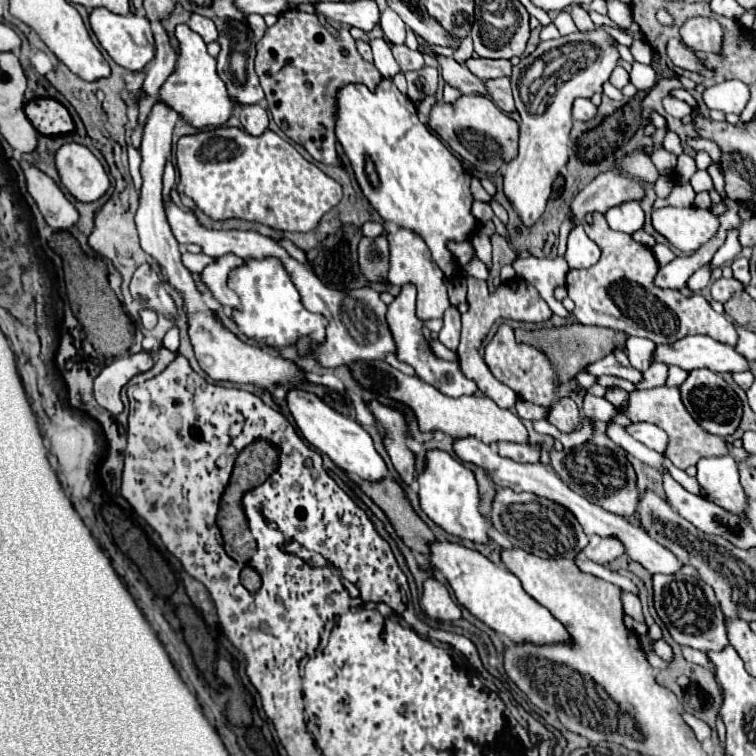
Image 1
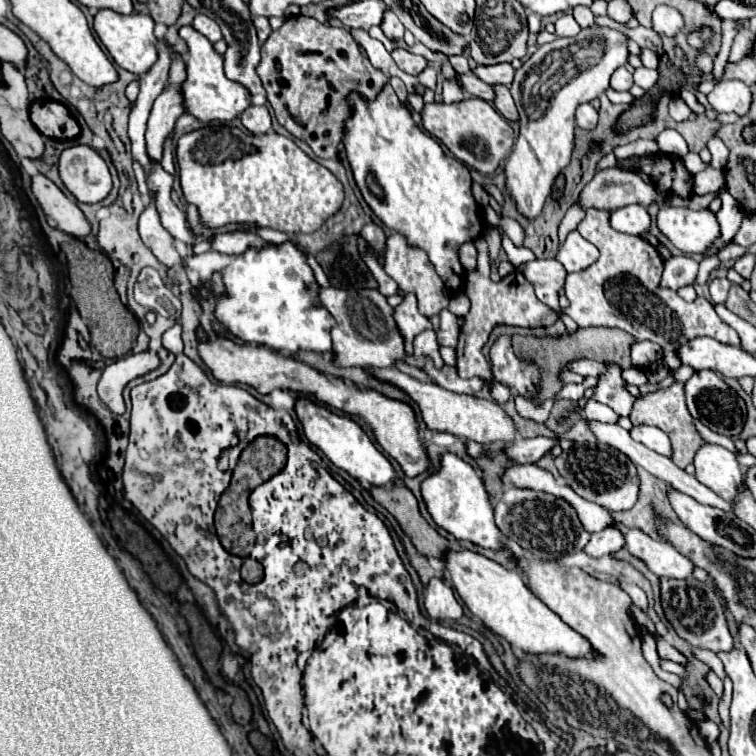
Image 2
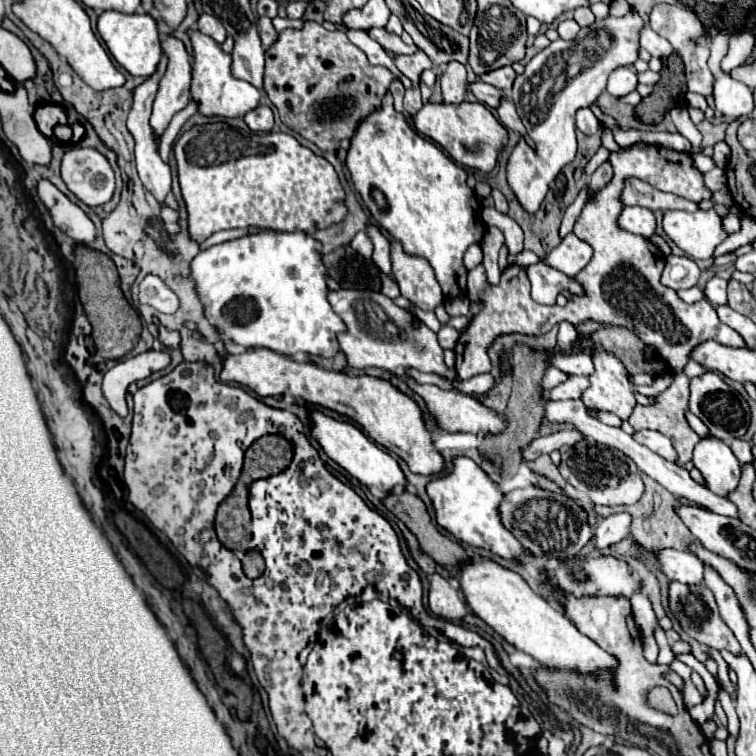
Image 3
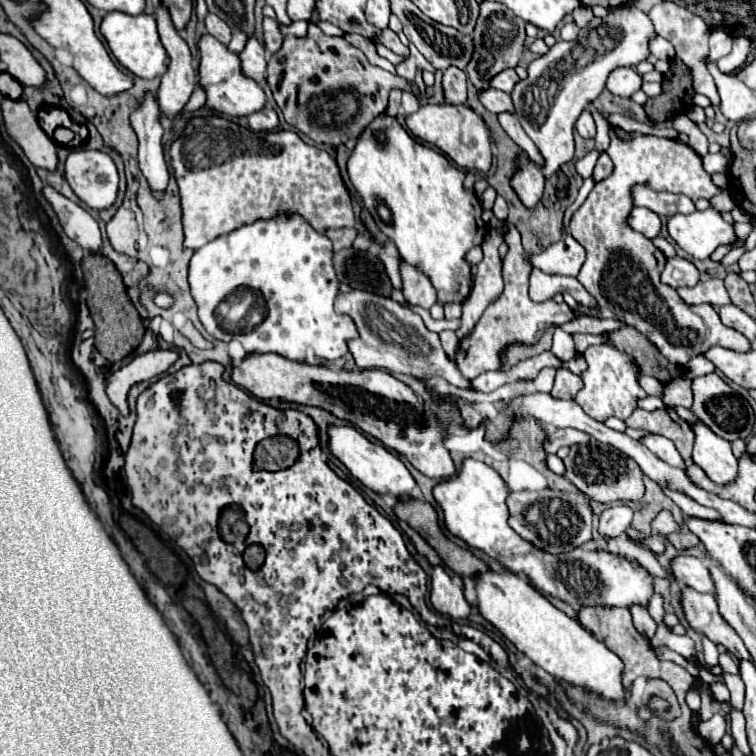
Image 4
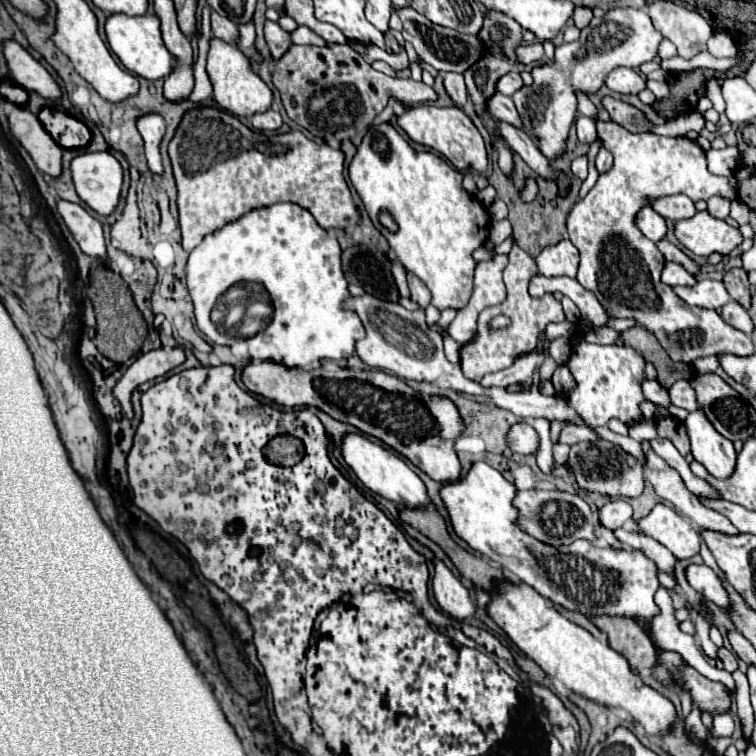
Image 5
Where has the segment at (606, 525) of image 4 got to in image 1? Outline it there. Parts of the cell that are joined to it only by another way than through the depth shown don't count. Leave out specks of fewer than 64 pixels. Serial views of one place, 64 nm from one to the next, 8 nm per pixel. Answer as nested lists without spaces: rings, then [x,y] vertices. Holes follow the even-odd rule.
[[[592,536],[588,546],[584,548],[584,554],[598,564],[604,562],[612,562],[614,558],[618,558],[620,554],[624,554],[624,544],[618,538],[602,538],[602,536]]]

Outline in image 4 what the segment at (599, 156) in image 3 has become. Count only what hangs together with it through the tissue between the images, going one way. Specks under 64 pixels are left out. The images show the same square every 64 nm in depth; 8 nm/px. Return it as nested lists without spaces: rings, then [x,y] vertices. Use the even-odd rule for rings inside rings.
[[[596,150],[588,152],[584,158],[576,160],[576,172],[582,176],[582,178],[590,178],[592,176],[592,170],[594,170],[594,164],[596,164],[596,156],[600,156]]]

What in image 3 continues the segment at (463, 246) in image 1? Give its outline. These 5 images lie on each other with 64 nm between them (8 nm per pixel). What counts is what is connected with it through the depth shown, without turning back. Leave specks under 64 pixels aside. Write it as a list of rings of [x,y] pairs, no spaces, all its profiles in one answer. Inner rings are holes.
[[[472,244],[472,248],[468,248],[466,254],[464,254],[464,266],[466,266],[468,270],[472,270],[472,268],[476,268],[480,262],[482,262],[480,244]]]

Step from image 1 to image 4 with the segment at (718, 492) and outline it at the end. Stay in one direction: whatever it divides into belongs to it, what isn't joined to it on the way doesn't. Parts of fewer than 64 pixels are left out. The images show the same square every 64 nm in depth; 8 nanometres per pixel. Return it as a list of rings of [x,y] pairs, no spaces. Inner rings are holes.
[[[704,422],[692,424],[694,432],[694,462],[708,474],[716,484],[730,484],[738,472],[738,460],[732,454],[728,440],[716,436]]]

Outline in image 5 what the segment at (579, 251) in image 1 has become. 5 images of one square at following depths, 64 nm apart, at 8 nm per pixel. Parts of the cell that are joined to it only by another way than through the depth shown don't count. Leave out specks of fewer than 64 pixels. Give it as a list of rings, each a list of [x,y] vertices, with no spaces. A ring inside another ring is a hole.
[[[562,240],[556,246],[548,246],[536,258],[538,270],[542,276],[568,276],[576,278],[578,270],[578,250],[572,246],[570,240]]]

